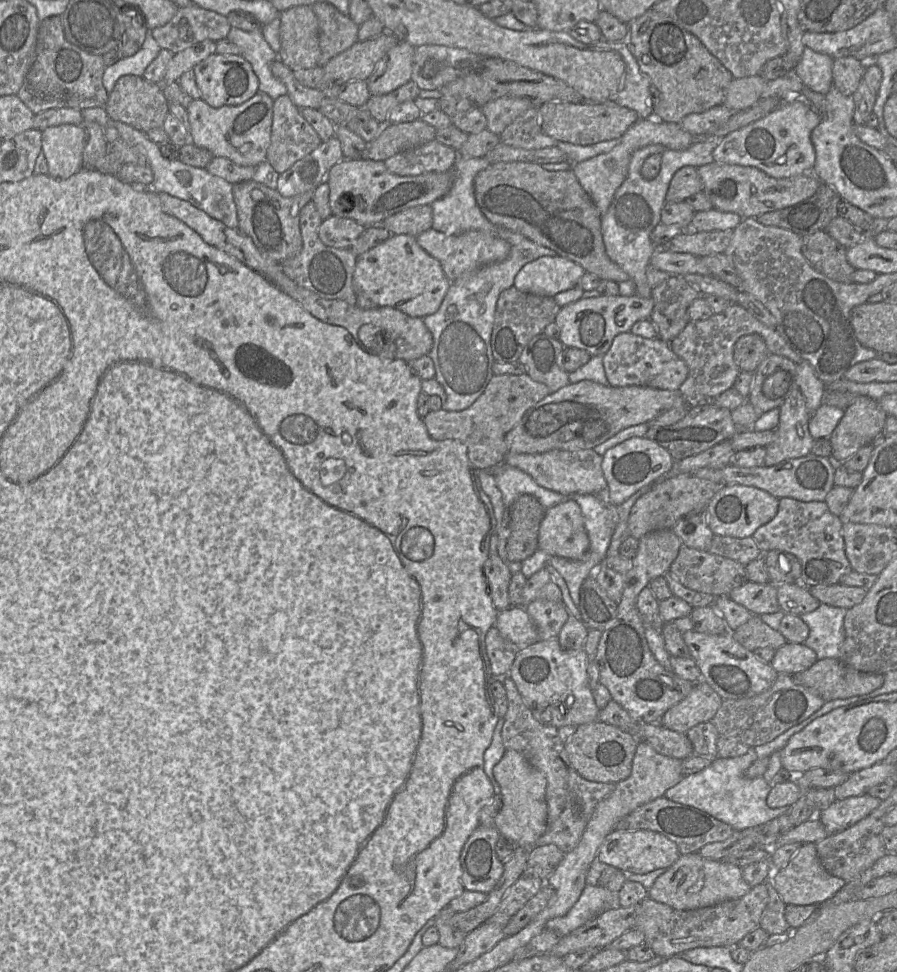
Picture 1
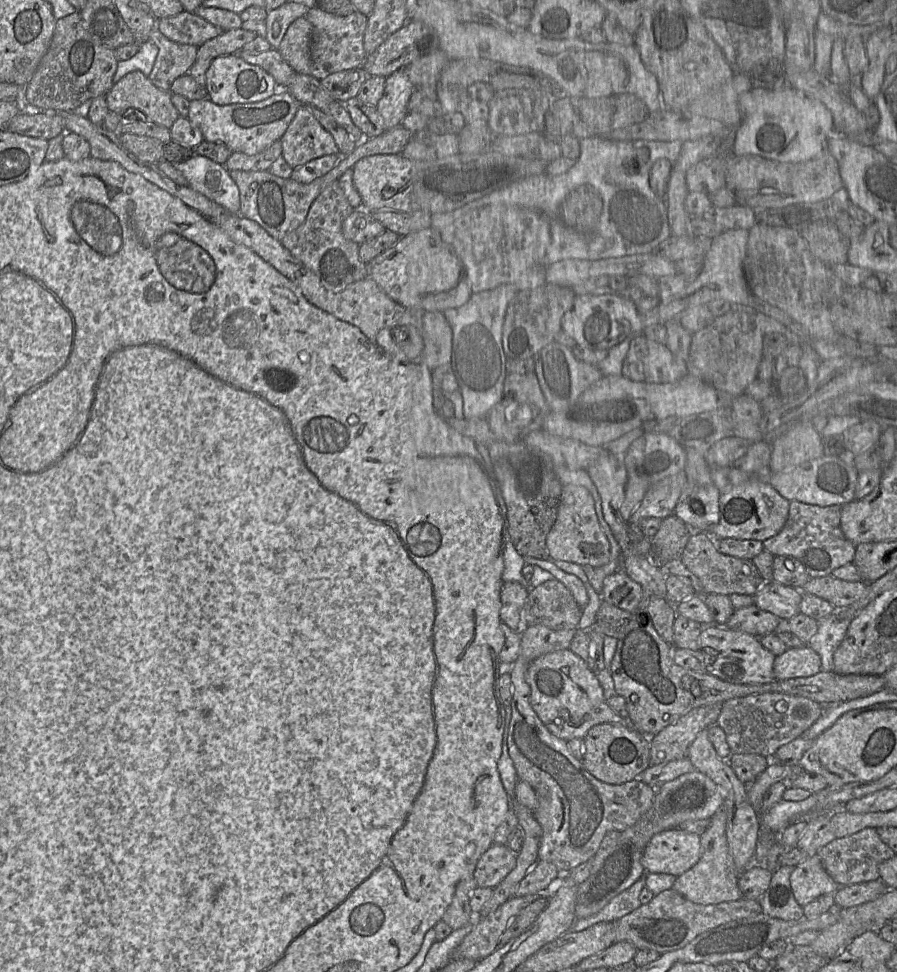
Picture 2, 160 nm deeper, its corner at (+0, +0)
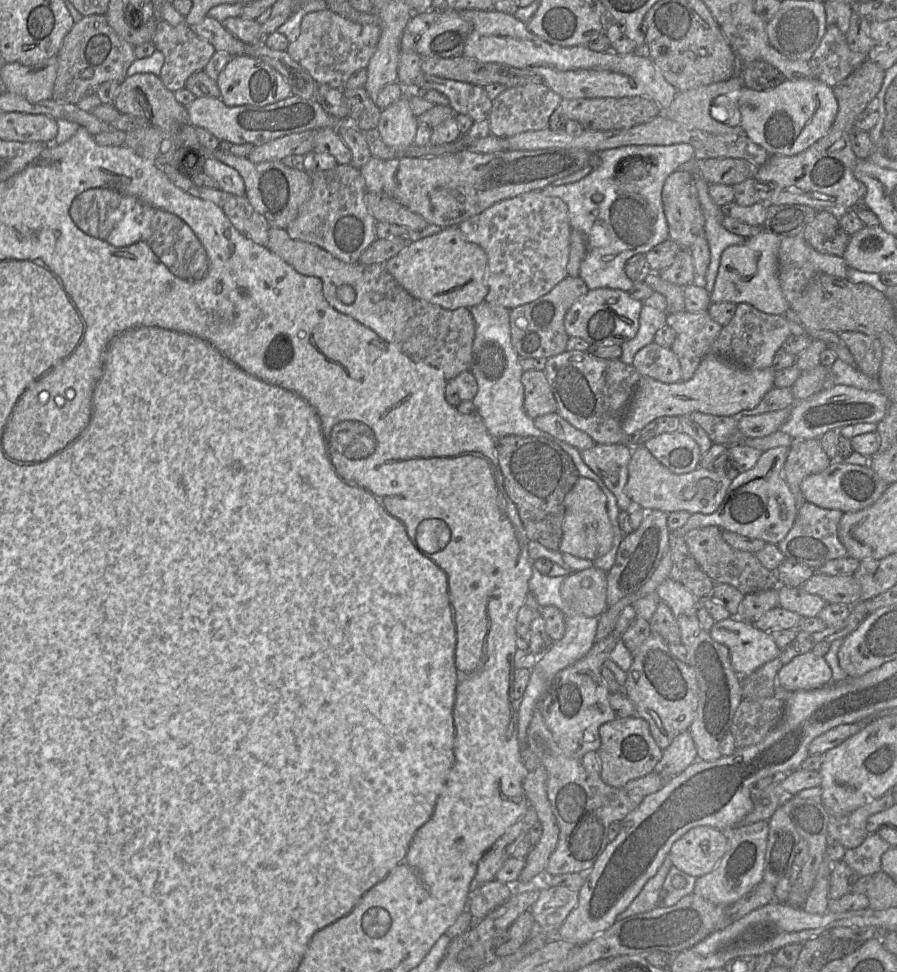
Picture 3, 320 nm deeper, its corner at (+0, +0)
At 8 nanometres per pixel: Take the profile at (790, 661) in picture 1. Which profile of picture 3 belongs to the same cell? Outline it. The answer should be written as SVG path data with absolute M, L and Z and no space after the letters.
M812 652L794 657L778 671L776 680L781 689L791 693L833 683L831 668L824 657Z

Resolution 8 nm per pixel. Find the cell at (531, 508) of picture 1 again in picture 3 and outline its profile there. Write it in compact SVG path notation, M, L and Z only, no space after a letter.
M506 435L496 439L496 450L503 486L516 505L529 541L559 551L563 536L565 497L580 478L571 456L553 437Z

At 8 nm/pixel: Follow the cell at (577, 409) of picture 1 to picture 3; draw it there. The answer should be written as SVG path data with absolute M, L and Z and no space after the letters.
M713 354L702 358L693 377L687 381L663 383L647 376L639 379L622 419L622 429L628 436L663 416L684 416L693 412L715 416L730 416L755 408L774 387L775 370L749 369Z

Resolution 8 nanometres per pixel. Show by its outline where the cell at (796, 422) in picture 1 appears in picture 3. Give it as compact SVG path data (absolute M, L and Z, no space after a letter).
M819 439L795 440L789 447L783 467L783 479L797 501L797 510L806 502L800 485L804 478L825 470L832 460L823 450Z

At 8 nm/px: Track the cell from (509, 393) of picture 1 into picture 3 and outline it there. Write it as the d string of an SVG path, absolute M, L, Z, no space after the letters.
M524 371L521 381L524 386L524 409L528 416L535 419L557 411L557 402L544 371Z

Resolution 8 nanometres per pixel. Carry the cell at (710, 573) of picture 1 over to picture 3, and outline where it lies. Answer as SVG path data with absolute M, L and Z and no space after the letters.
M707 526L690 530L685 536L689 552L697 566L702 569L715 584L728 584L743 595L769 590L779 586L775 571L765 568L754 553L732 548L722 537L717 526Z

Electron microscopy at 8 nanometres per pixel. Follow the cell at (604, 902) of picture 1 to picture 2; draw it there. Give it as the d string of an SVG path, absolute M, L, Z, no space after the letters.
M646 874L628 889L611 899L598 913L586 918L576 919L569 931L582 931L598 922L616 922L621 917L640 907L642 904L639 901L639 895L646 885L645 877Z

